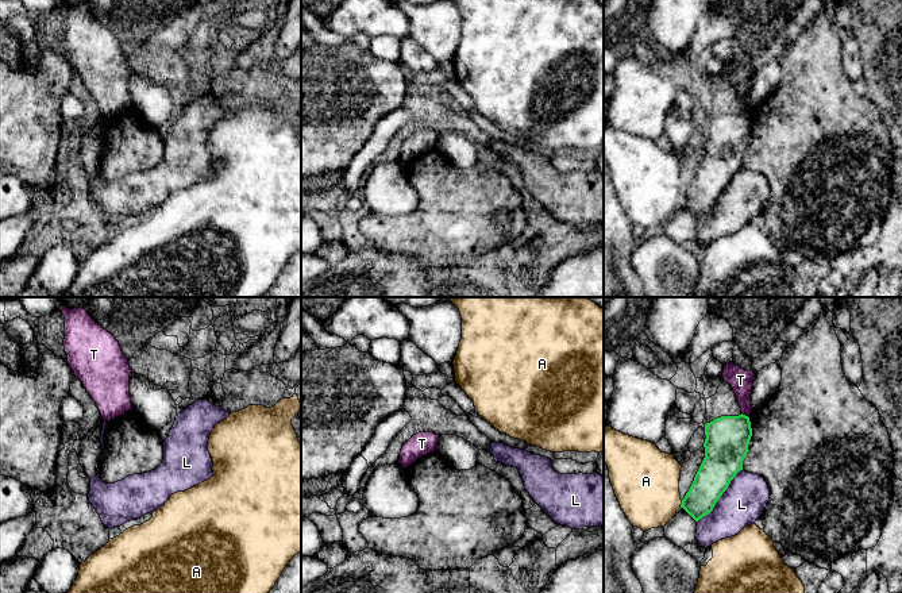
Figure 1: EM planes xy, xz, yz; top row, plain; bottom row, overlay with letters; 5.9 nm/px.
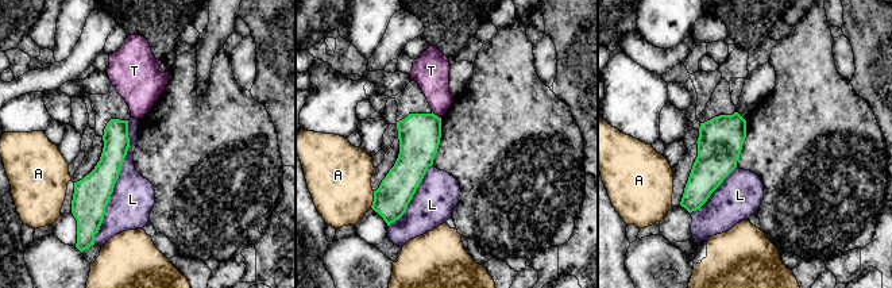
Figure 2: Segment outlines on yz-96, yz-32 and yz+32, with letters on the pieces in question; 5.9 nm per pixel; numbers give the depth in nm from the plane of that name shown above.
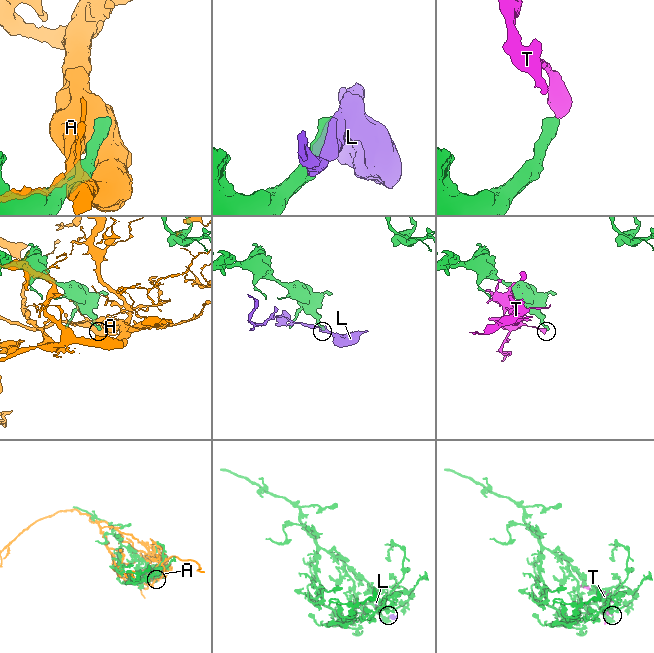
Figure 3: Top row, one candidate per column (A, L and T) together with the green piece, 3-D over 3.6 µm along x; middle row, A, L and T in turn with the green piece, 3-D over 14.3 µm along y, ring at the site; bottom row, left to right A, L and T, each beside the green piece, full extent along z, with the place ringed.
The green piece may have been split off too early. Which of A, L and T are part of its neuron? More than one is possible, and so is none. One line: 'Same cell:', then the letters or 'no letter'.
Same cell: no letter

